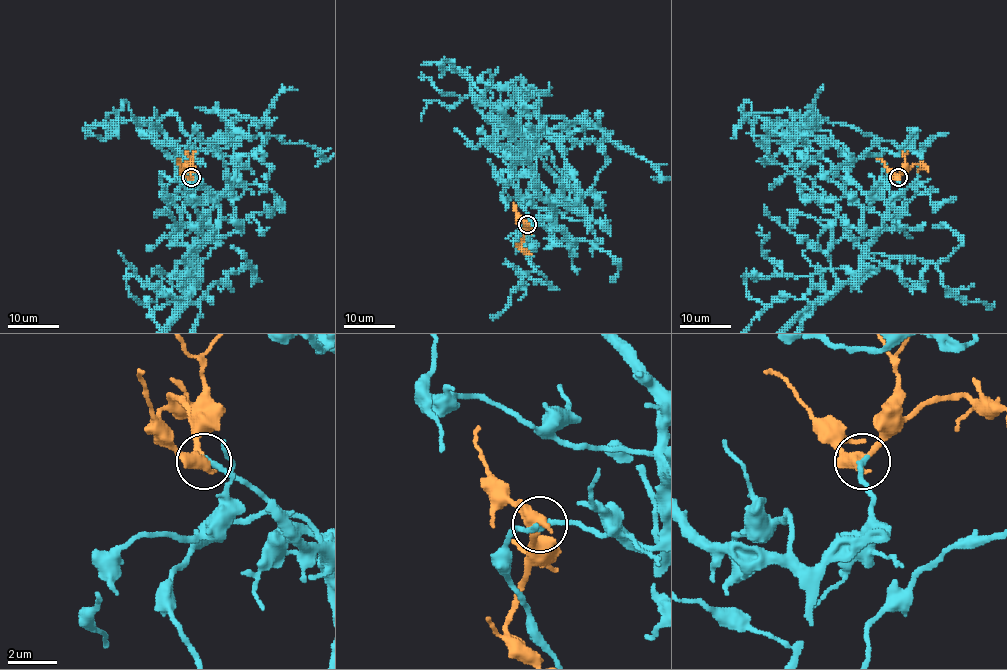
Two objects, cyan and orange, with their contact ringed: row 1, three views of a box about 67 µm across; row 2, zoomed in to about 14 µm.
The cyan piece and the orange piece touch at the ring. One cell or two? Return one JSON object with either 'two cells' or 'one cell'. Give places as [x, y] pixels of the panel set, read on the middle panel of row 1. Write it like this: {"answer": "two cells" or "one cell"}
{"answer": "one cell"}

